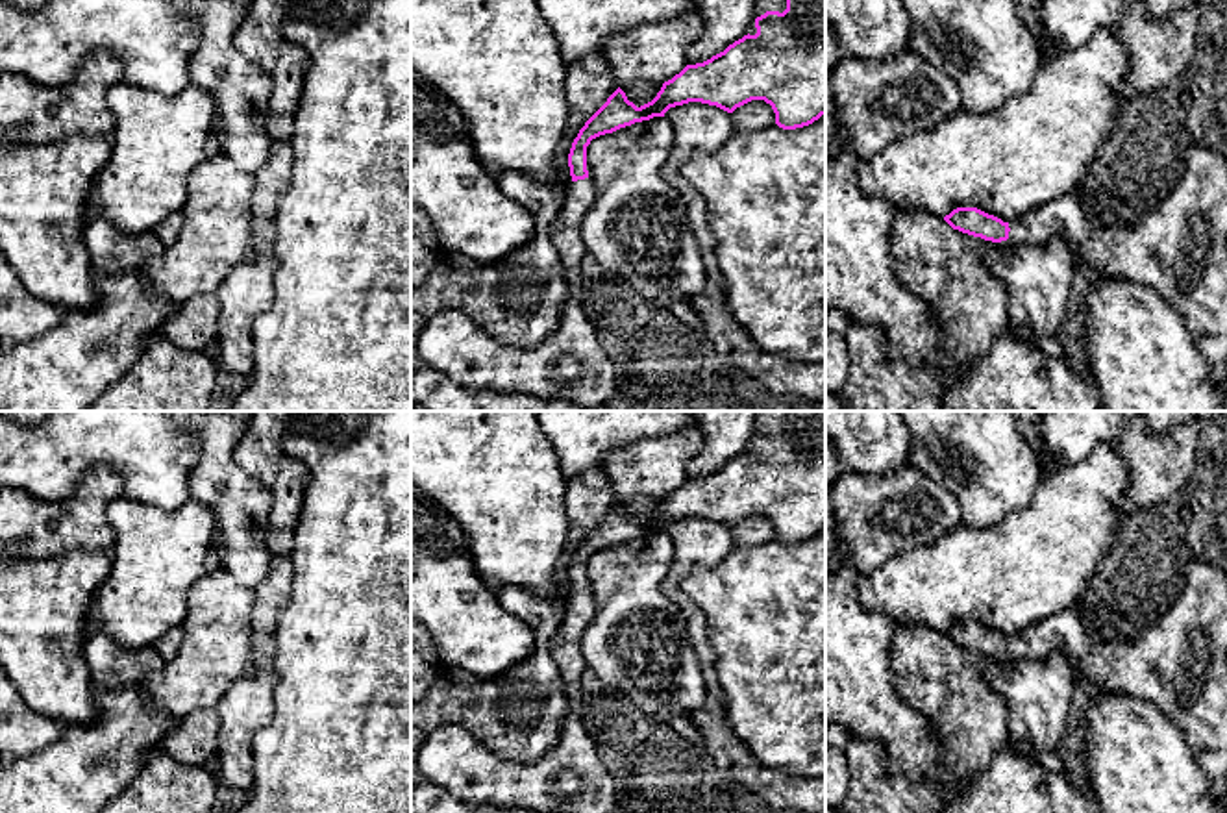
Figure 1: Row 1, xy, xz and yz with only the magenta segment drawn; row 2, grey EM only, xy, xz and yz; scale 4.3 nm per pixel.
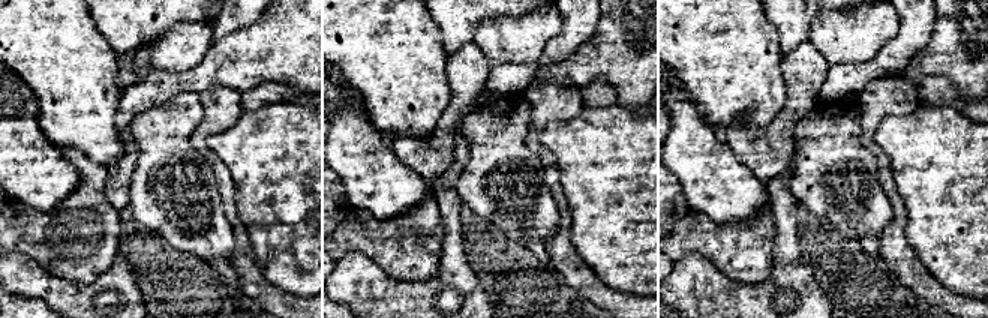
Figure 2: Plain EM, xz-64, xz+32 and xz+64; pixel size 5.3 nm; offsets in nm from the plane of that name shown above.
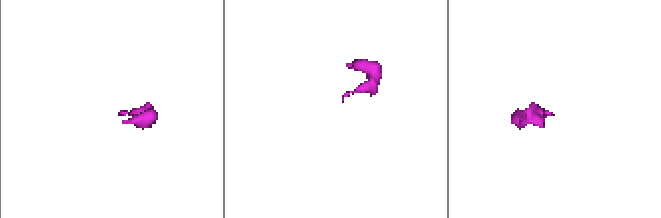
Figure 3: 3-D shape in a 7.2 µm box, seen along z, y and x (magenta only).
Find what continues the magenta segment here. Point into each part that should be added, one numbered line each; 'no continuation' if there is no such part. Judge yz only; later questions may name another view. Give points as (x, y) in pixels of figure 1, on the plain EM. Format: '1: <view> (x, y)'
1: yz (1179, 665)

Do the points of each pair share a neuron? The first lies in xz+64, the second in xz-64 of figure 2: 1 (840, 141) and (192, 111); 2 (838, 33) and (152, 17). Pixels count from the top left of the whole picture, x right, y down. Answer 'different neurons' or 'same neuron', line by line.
1: same neuron
2: different neurons

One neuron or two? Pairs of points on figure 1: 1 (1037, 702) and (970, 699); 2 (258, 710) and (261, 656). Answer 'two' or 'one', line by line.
1: two
2: one

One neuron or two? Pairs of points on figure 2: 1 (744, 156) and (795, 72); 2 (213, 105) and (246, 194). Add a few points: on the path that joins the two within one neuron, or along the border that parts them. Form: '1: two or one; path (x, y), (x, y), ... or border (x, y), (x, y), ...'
1: one; path (759, 135), (769, 135), (793, 111), (795, 96)
2: two; border (245, 111), (207, 140), (207, 146), (224, 164)

